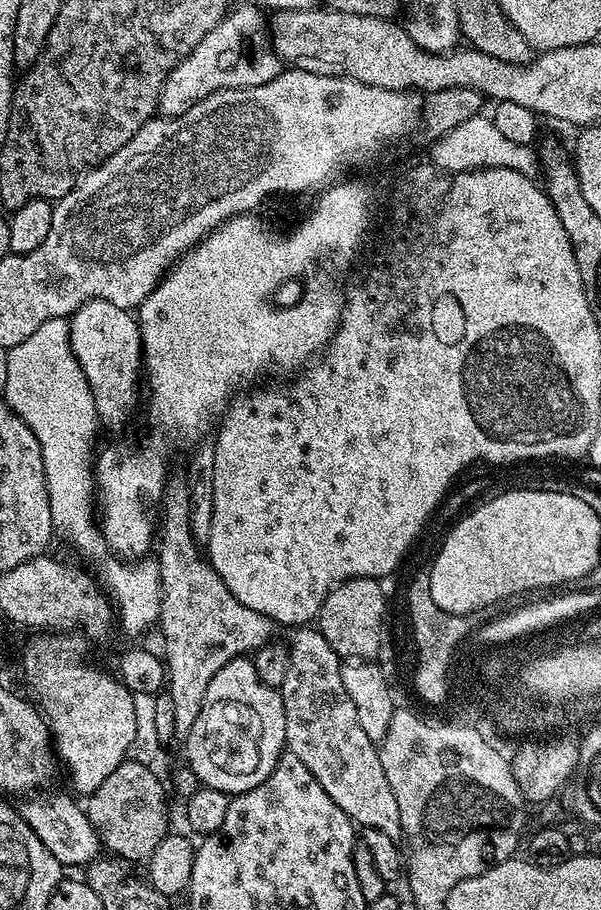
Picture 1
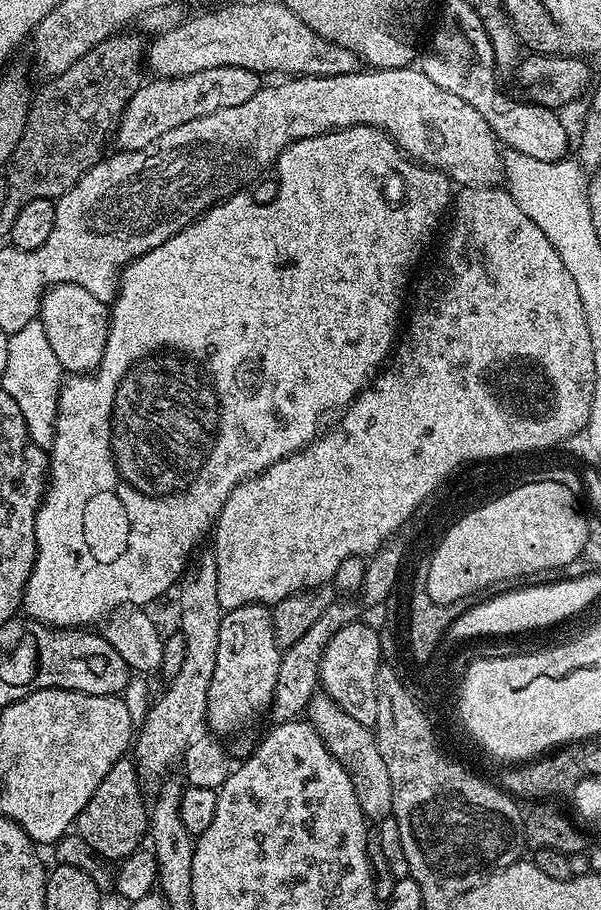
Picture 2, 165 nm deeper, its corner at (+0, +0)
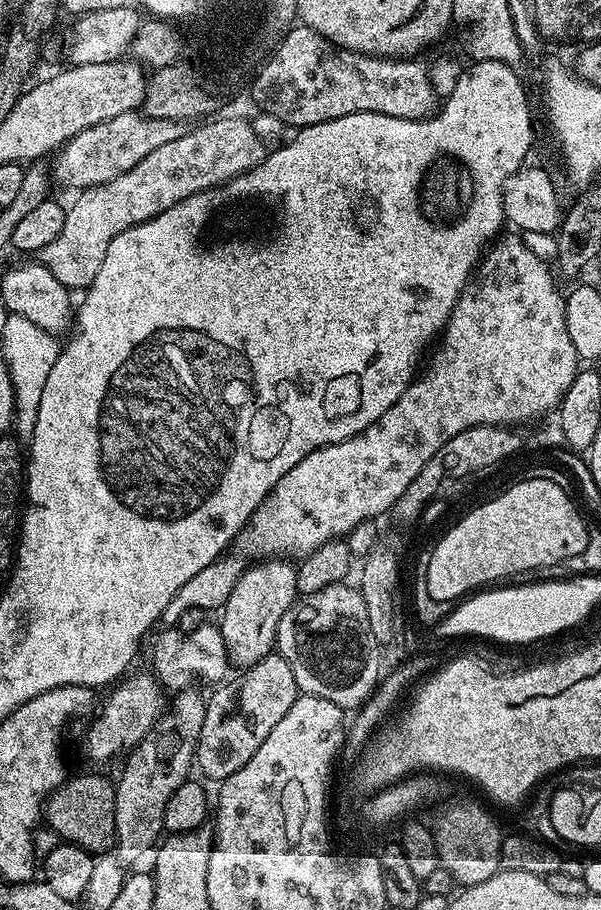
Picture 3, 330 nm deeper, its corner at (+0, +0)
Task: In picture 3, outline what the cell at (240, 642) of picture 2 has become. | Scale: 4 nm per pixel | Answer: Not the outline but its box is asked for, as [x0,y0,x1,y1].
[218,558,298,670]

